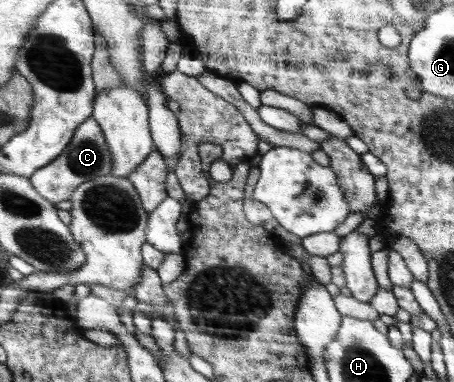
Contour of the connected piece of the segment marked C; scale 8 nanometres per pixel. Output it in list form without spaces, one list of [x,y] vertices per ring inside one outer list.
[[[90,117],[76,127],[66,149],[59,153],[58,157],[51,161],[48,166],[41,167],[31,179],[38,188],[39,194],[50,200],[50,203],[56,204],[69,200],[78,186],[89,182],[91,179],[108,175],[111,167],[113,167],[113,157],[104,131],[101,124]]]

